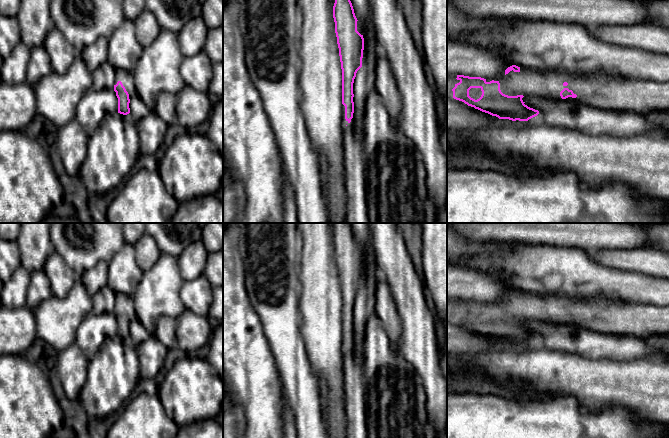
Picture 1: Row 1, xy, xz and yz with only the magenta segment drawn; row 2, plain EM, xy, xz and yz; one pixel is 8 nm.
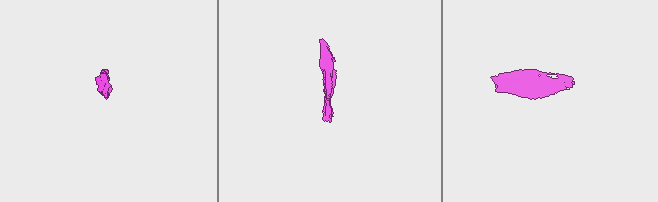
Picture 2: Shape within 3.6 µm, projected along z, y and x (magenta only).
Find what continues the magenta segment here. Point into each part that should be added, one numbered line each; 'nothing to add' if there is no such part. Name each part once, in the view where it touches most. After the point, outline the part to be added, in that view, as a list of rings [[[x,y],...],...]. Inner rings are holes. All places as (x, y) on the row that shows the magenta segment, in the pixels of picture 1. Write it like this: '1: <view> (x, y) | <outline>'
1: yz (619, 94) | [[[521,67],[519,72],[512,70],[498,79],[486,79],[486,82],[492,80],[498,81],[501,92],[508,96],[536,95],[555,101],[574,99],[598,109],[616,112],[636,112],[641,114],[652,110],[669,111],[669,81],[637,80],[619,76],[589,78],[566,72],[543,72]],[[564,88],[572,90],[577,97],[562,99],[560,92]]]

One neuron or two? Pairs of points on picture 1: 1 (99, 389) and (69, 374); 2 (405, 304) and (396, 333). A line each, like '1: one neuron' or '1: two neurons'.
1: two neurons
2: two neurons

